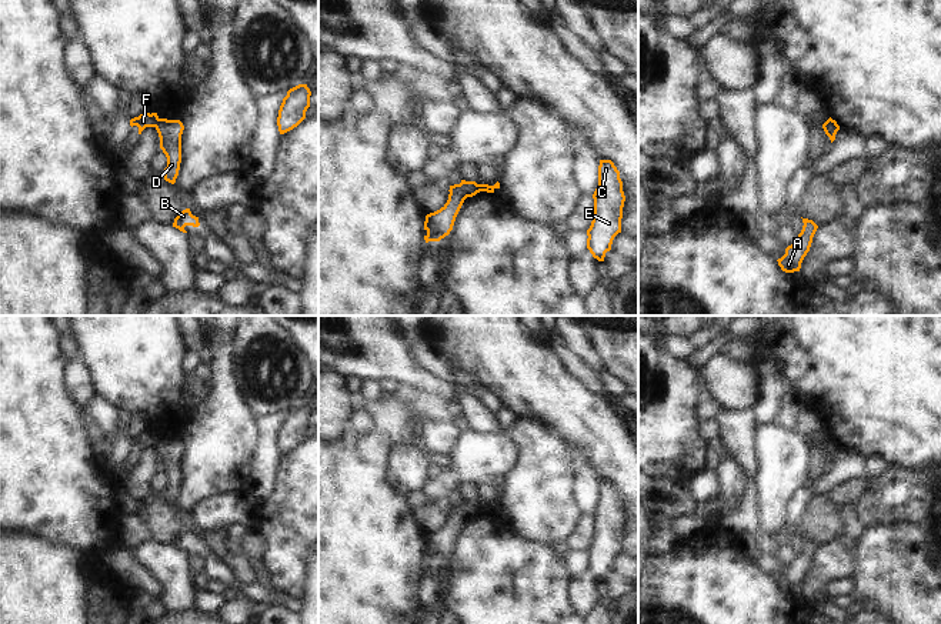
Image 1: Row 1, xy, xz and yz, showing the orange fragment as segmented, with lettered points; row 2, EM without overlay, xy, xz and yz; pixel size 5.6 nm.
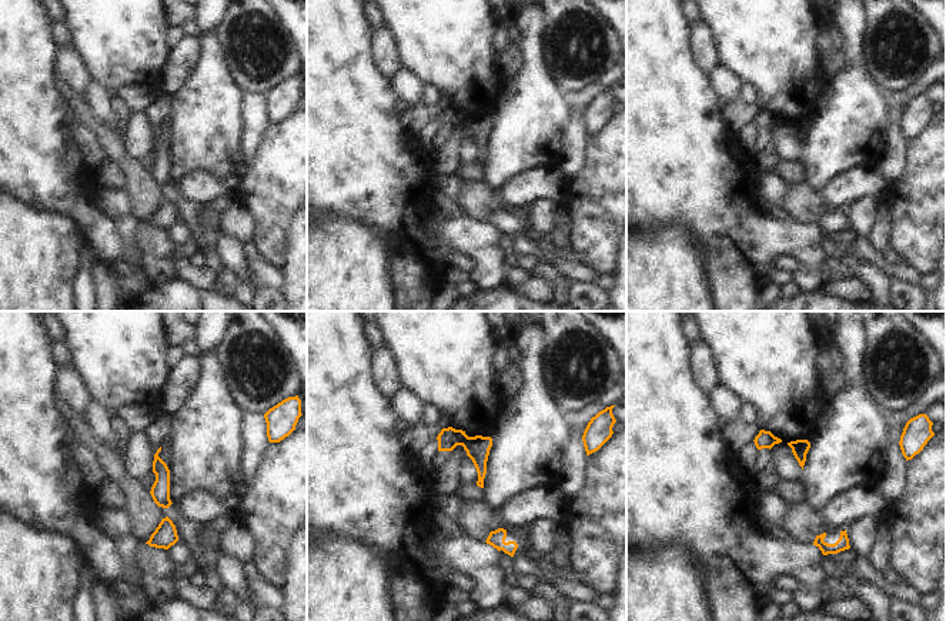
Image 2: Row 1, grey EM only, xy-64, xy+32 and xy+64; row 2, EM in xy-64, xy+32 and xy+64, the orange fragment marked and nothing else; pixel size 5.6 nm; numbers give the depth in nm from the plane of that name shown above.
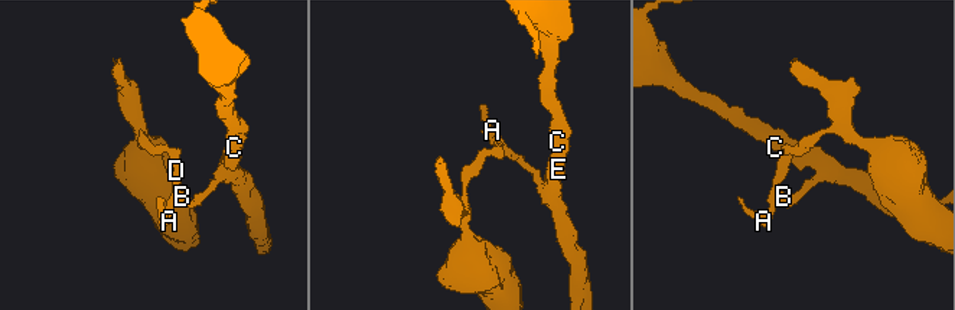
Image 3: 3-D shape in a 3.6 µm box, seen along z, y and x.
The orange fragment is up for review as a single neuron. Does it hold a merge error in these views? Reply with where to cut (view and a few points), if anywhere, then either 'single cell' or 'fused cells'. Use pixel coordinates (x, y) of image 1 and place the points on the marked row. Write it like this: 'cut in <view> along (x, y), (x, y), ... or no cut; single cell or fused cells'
cut in xy along (159, 119), (154, 126); fused cells

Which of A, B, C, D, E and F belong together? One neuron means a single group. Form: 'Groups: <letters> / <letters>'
Groups: A B C D E / F.

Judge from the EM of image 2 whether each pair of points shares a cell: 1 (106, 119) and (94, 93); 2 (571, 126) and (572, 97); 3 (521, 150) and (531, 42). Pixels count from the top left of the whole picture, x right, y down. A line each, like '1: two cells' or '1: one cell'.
1: one cell
2: one cell
3: one cell

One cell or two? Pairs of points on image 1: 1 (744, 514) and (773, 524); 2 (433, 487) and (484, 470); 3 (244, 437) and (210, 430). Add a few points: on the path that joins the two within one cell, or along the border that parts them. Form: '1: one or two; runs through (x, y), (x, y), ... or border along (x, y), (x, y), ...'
1: two; border along (754, 487), (758, 530), (774, 537)
2: one; runs through (446, 480), (459, 470), (471, 470)
3: one; runs through (236, 437), (219, 436)

